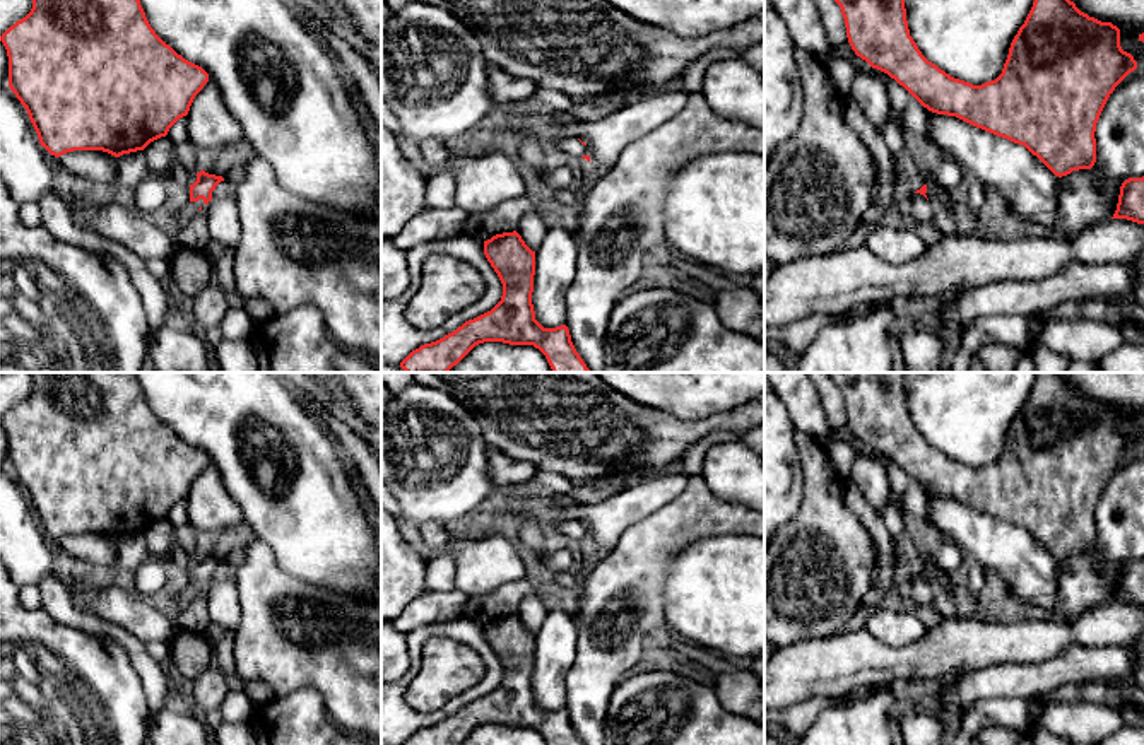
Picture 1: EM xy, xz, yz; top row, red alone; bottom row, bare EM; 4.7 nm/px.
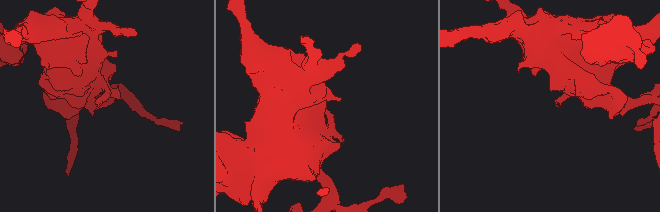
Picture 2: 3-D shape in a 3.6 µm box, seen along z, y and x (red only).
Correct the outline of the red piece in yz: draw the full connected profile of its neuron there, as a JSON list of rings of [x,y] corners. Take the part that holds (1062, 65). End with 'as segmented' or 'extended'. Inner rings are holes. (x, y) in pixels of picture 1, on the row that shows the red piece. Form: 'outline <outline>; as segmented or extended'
outline [[[834,0],[845,19],[846,38],[857,56],[903,85],[923,108],[937,114],[956,116],[976,128],[1024,145],[1055,176],[1062,178],[1096,162],[1096,123],[1115,87],[1137,68],[1134,56],[1120,46],[1120,29],[1081,12],[1070,0],[1035,0],[1014,36],[1002,73],[990,82],[973,85],[929,62],[910,36],[905,0]]]; as segmented

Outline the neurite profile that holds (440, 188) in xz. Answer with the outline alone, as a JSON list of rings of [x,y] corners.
[[[443,169],[426,178],[424,208],[450,208],[457,191],[457,173]]]

